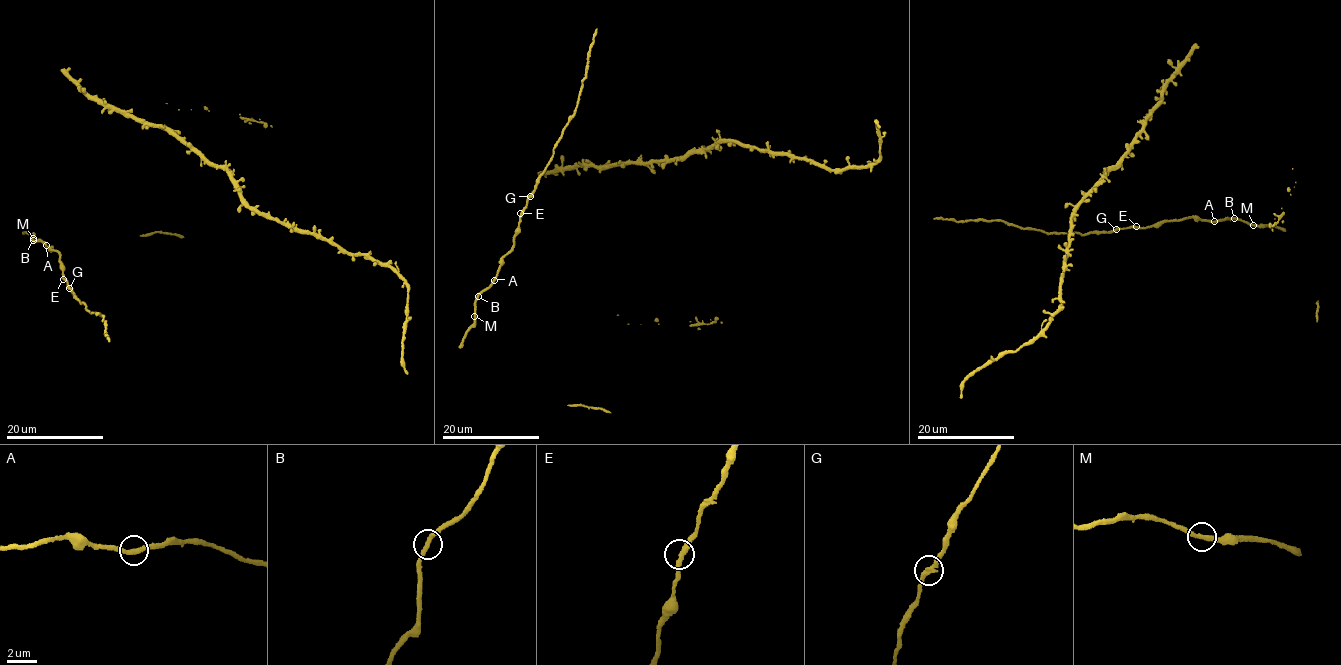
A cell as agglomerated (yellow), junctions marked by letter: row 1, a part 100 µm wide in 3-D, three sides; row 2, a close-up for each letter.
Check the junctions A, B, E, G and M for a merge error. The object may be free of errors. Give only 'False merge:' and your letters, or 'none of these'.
False merge: none of these

